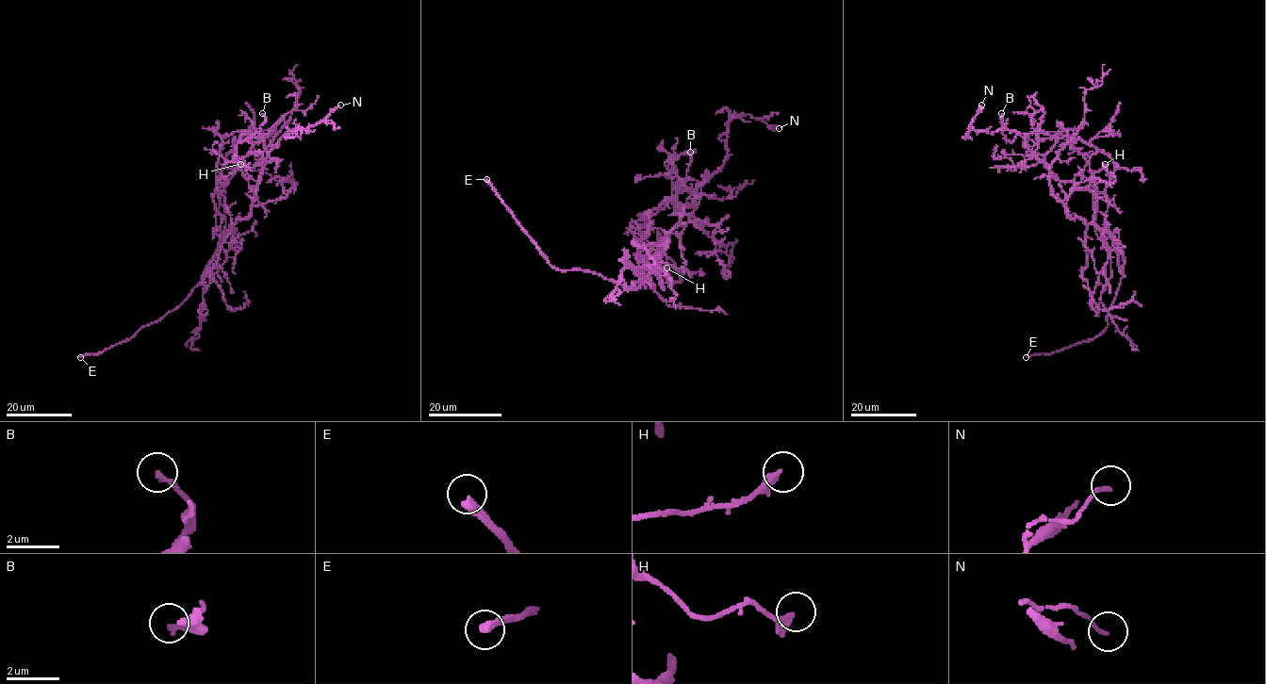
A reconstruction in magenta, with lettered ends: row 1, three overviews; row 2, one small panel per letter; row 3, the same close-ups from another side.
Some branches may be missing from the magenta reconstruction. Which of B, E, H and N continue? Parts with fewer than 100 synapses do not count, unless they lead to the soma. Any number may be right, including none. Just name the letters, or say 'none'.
E

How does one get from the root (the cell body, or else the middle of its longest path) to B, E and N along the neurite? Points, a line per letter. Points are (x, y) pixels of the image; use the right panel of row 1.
B: (1100, 230), (1093, 222), (1097, 192), (1086, 159), (1055, 132), (1019, 134), (1009, 141), (1001, 129), (1001, 113)
E: (1100, 230), (1110, 236), (1123, 258), (1123, 275), (1108, 312), (1107, 327), (1093, 339), (1050, 353), (1026, 357)
N: (1100, 230), (1068, 214), (1053, 194), (1050, 169), (1014, 130), (986, 133), (969, 126), (981, 105)

